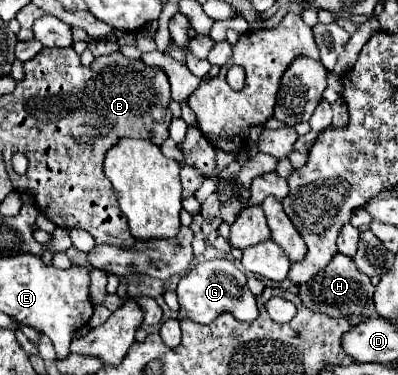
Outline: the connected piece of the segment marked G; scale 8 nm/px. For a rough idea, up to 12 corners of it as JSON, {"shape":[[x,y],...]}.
{"shape":[[227,259],[179,281],[179,319],[259,317],[247,275]]}

